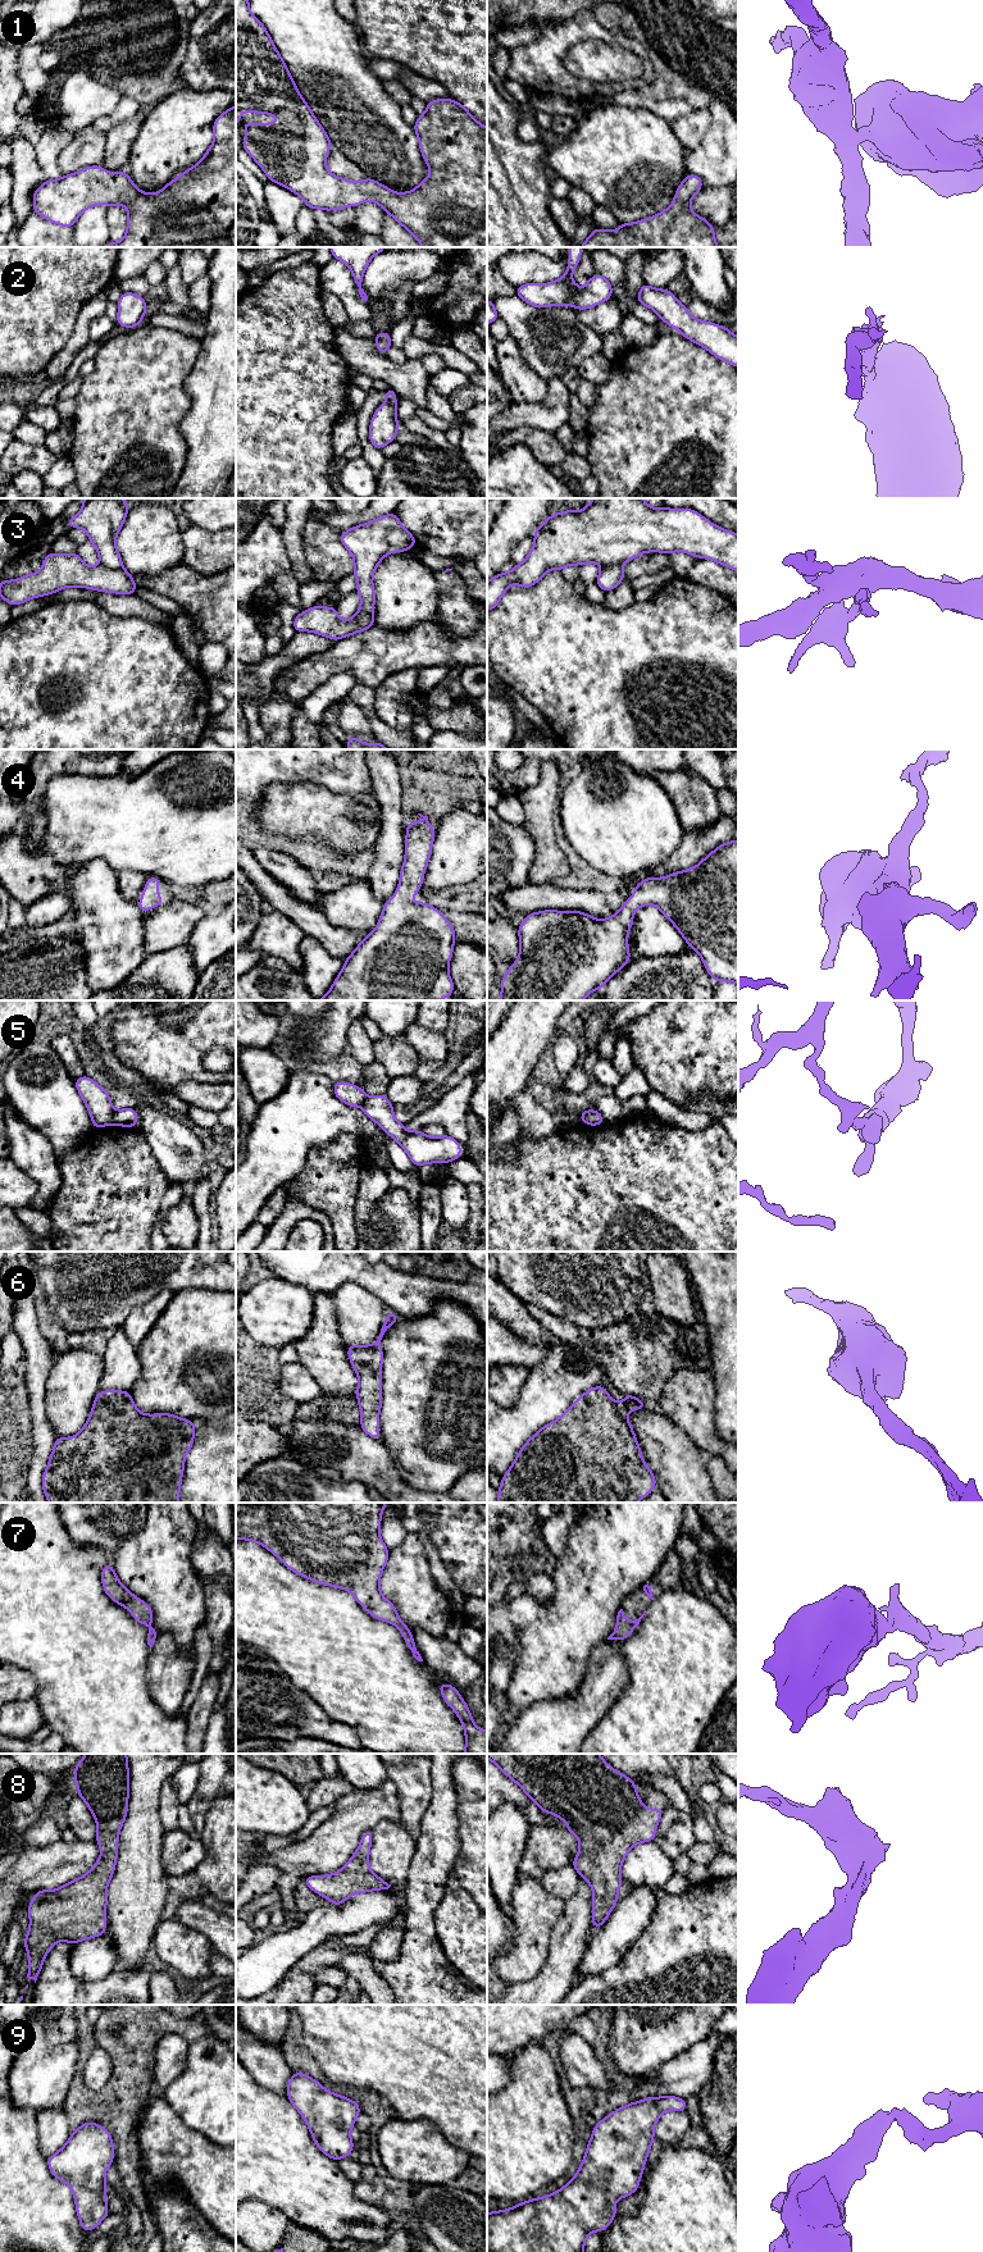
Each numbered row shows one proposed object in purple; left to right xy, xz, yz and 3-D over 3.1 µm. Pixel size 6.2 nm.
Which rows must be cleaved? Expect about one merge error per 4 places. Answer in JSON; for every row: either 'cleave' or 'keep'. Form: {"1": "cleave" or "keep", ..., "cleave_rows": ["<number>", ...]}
{"1": "keep", "2": "keep", "3": "cleave", "4": "keep", "5": "cleave", "6": "keep", "7": "keep", "8": "keep", "9": "keep", "cleave_rows": ["3", "5"]}

